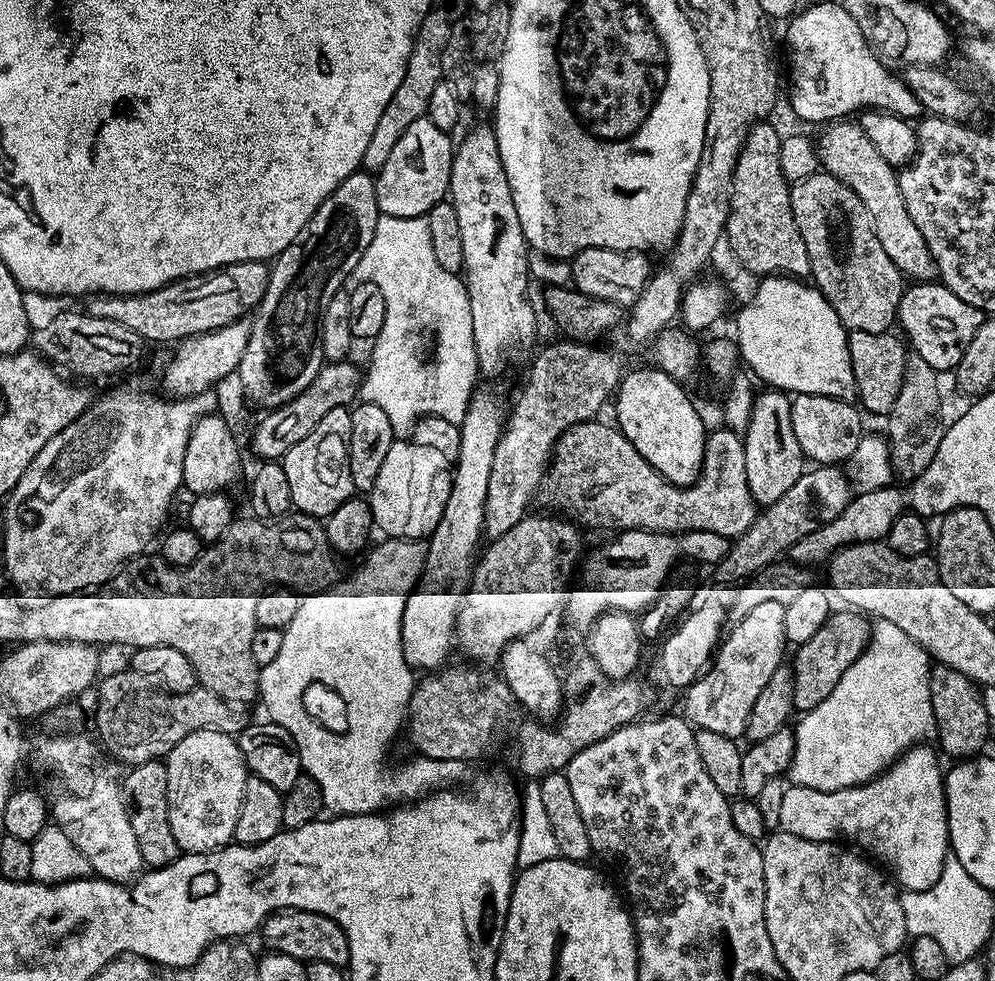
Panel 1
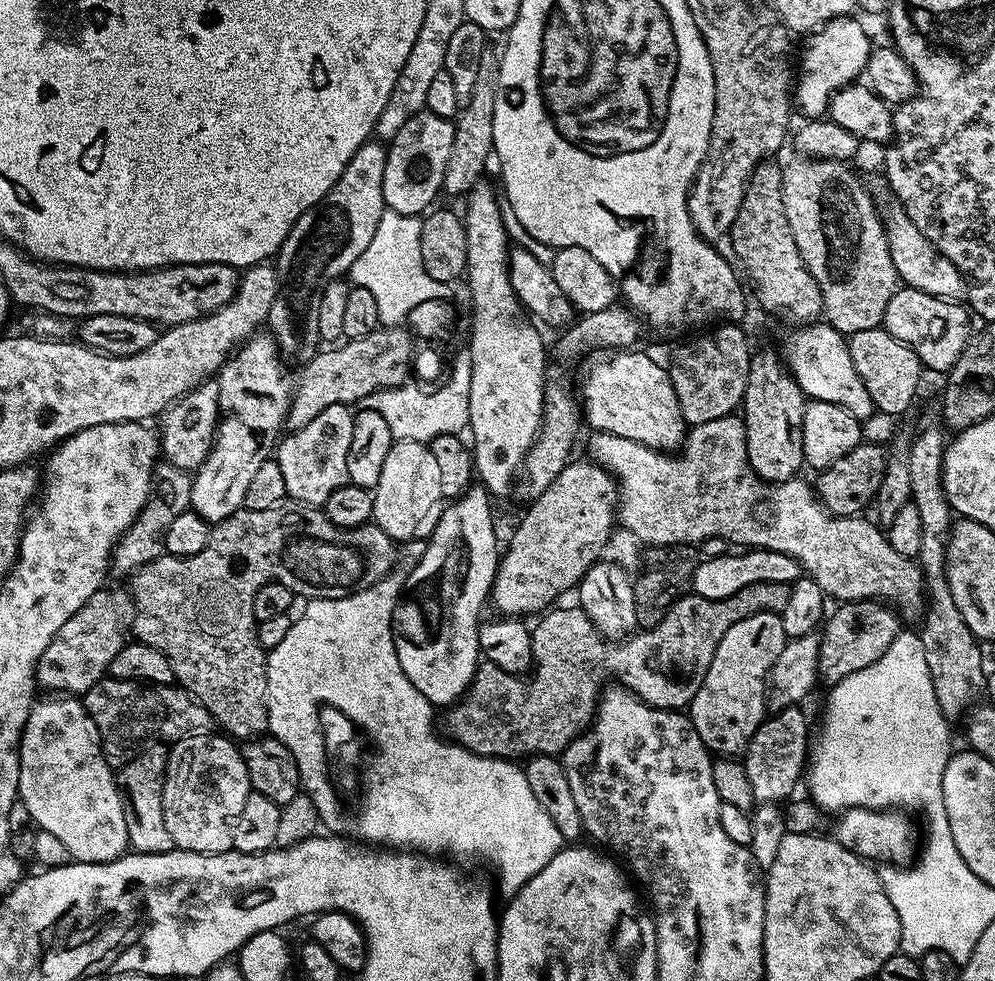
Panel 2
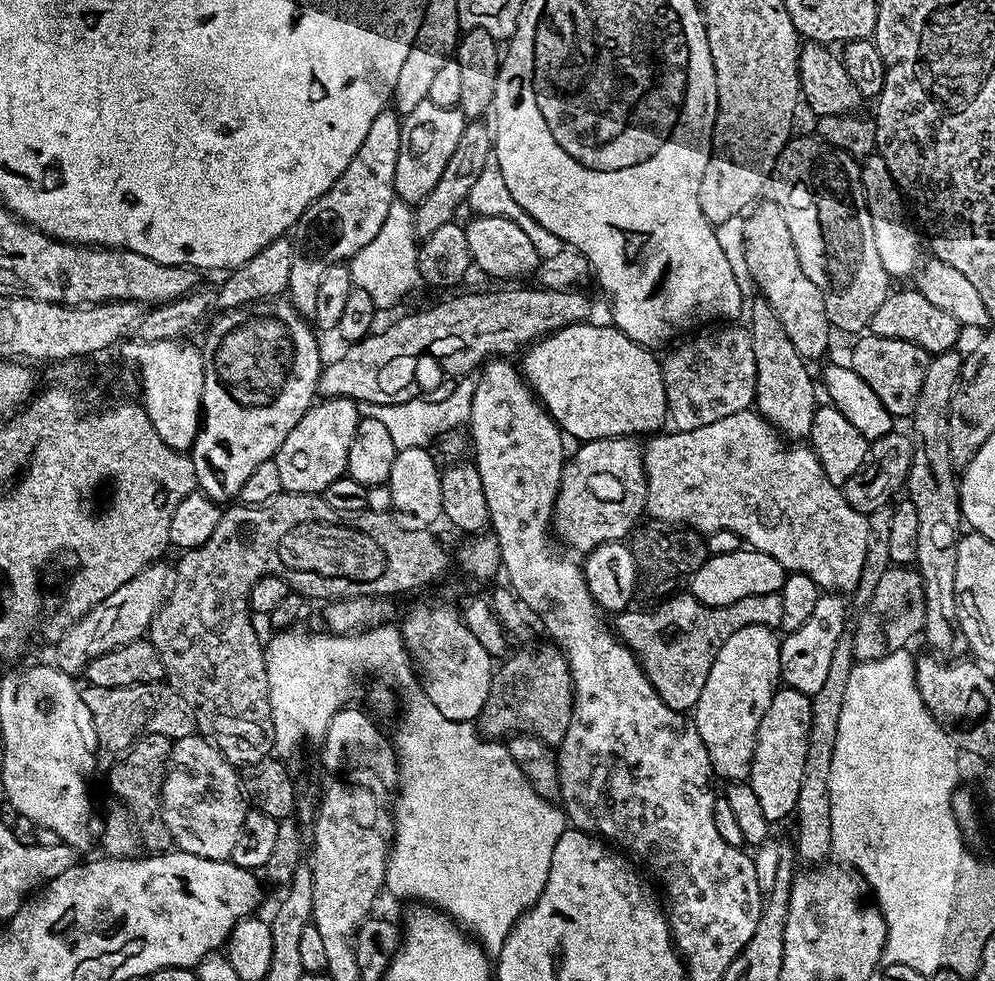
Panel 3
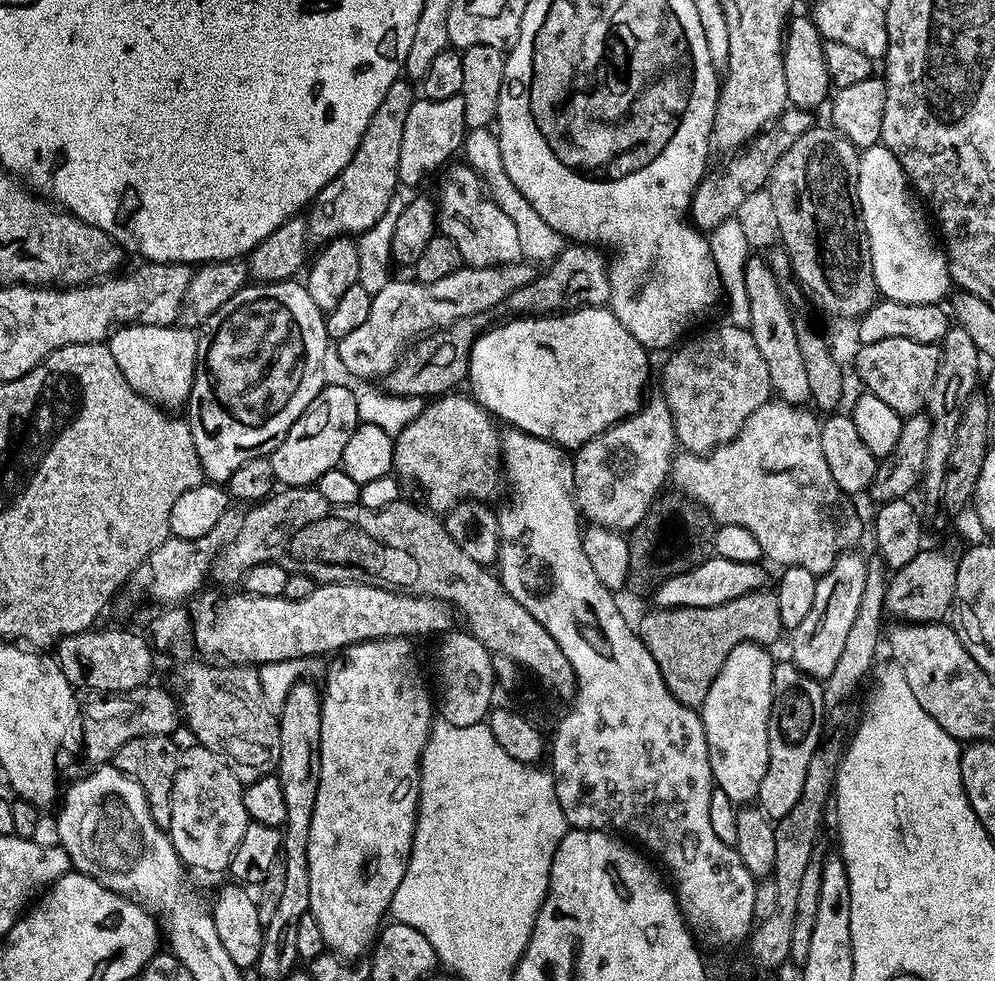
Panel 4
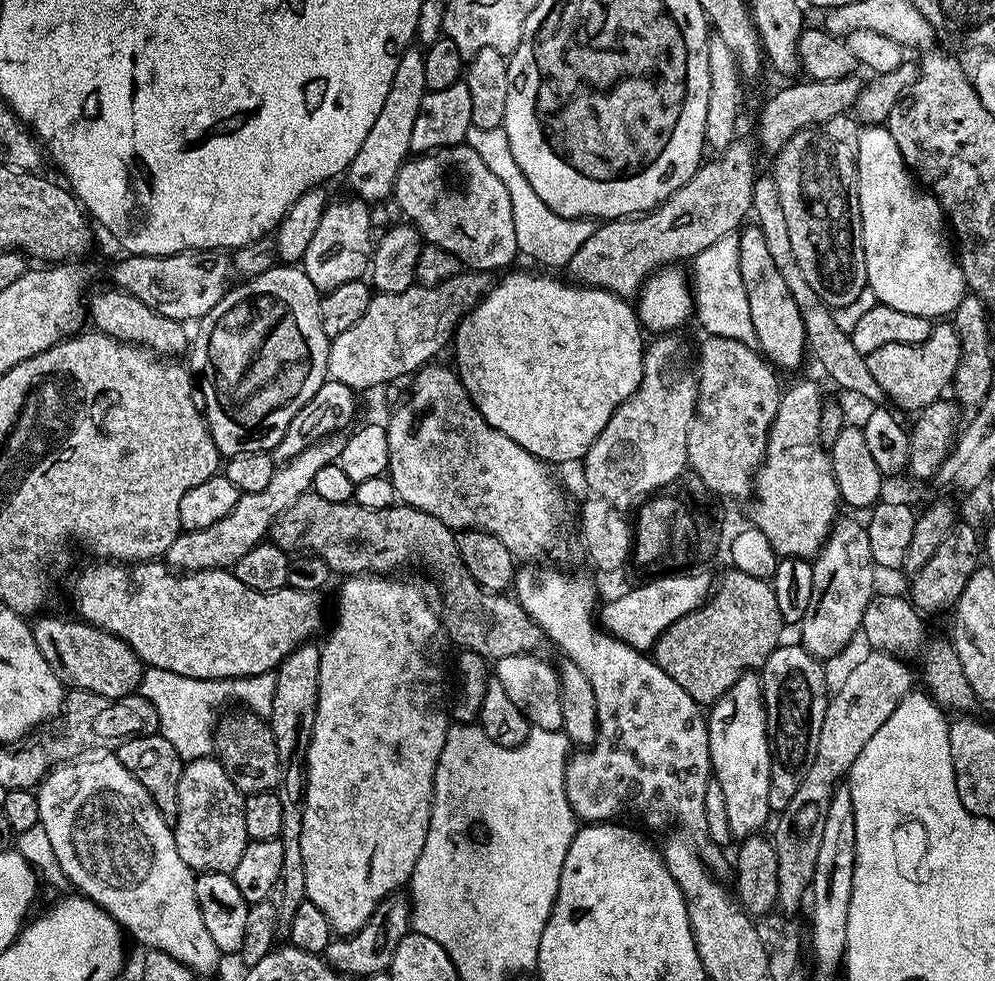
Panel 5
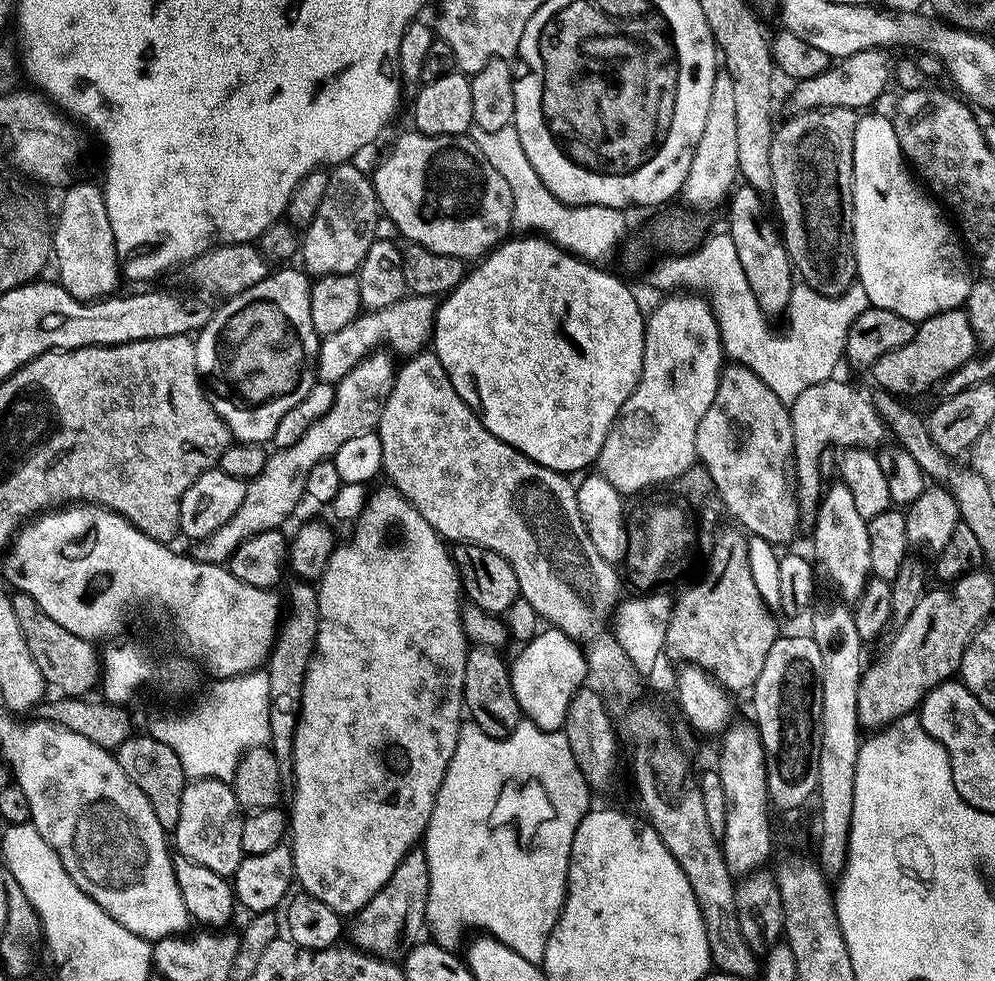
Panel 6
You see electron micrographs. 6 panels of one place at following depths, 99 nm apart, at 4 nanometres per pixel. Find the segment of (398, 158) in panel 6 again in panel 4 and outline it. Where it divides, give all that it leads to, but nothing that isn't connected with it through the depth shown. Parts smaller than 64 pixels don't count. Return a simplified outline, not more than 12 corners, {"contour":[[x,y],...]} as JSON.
{"contour":[[467,162],[443,173],[438,228],[467,267],[524,256],[518,226]]}

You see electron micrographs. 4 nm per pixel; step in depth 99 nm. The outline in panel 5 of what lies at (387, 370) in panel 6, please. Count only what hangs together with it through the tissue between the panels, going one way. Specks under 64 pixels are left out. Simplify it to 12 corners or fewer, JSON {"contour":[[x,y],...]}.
{"contour":[[344,440],[281,463],[266,490],[241,494],[206,530],[181,531],[167,563],[231,569],[311,489]]}

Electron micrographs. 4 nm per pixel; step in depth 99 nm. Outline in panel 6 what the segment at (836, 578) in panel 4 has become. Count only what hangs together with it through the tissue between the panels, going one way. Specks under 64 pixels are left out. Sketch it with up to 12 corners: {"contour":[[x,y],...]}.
{"contour":[[829,483],[812,528],[814,560],[839,599],[872,576],[868,521]]}

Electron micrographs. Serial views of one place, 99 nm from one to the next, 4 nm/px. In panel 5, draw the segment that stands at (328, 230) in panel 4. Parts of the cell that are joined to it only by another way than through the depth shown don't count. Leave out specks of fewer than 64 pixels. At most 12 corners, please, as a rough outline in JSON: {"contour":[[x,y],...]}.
{"contour":[[421,49],[394,70],[346,180],[365,202],[389,199],[410,156],[428,91]]}

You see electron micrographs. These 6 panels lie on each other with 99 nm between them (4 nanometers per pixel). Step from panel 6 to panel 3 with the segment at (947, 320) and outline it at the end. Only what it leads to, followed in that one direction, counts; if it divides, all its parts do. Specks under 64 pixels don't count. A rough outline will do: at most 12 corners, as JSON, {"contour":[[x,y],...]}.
{"contour":[[864,334],[850,366],[893,418],[911,417],[930,353]]}

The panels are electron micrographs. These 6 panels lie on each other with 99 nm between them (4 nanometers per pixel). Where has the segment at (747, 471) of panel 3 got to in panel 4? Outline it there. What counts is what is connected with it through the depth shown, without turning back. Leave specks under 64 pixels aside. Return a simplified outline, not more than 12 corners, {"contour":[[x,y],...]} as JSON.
{"contour":[[769,399],[671,483],[819,578],[860,520],[820,488],[821,421]]}

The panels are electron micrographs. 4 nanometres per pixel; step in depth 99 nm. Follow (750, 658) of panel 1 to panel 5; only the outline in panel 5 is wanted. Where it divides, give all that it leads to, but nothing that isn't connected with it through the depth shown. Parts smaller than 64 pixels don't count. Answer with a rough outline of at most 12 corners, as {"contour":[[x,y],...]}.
{"contour":[[752,670],[711,704],[712,776],[732,835],[770,817],[772,749]]}

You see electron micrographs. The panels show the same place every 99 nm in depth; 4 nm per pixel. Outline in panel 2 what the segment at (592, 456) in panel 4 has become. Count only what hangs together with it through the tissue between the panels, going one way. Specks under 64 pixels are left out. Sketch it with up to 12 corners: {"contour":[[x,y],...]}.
{"contour":[[573,459],[531,501],[490,604],[528,618],[579,585],[618,524],[612,475]]}

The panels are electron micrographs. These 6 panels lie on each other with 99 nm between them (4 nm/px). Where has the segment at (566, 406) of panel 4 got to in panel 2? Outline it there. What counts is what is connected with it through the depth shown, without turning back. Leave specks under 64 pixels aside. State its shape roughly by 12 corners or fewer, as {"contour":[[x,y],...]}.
{"contour":[[637,350],[587,361],[589,429],[671,453],[686,423],[669,369]]}

